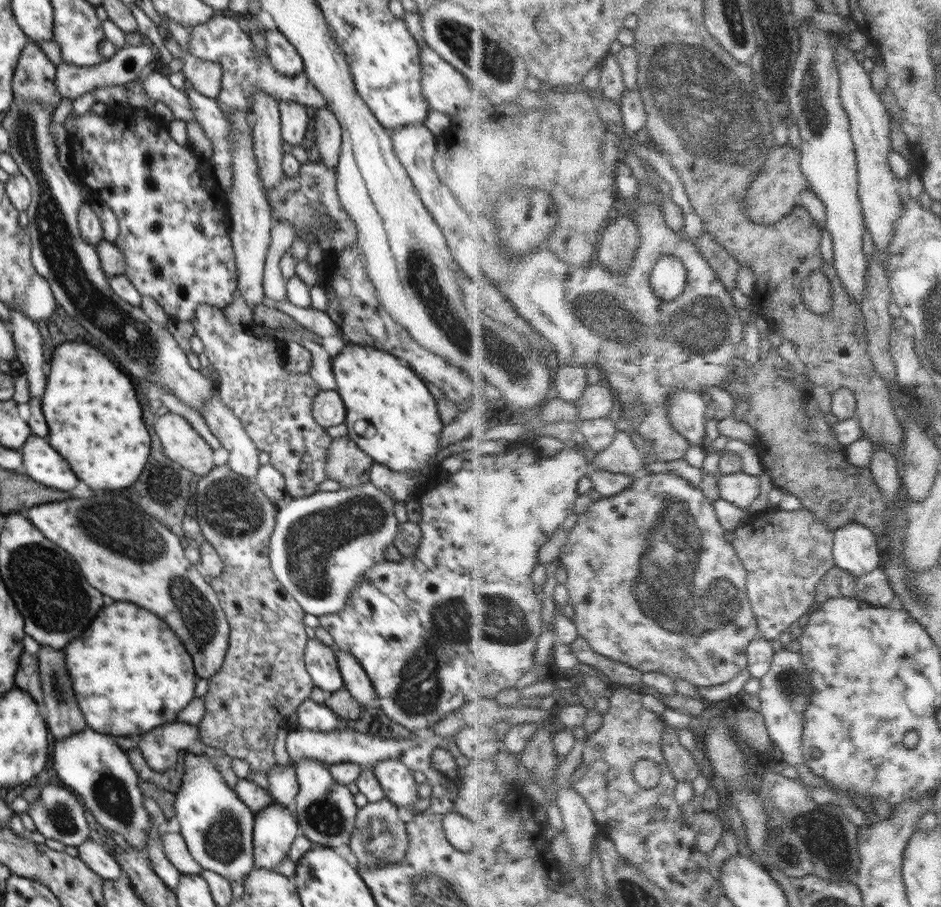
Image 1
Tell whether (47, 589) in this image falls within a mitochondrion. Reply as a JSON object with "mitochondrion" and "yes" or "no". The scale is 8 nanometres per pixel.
{"mitochondrion":"yes"}

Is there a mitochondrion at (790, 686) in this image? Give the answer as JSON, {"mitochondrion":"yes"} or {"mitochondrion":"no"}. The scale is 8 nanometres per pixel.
{"mitochondrion":"yes"}

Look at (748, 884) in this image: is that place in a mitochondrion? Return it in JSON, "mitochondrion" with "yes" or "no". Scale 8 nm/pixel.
{"mitochondrion":"no"}

